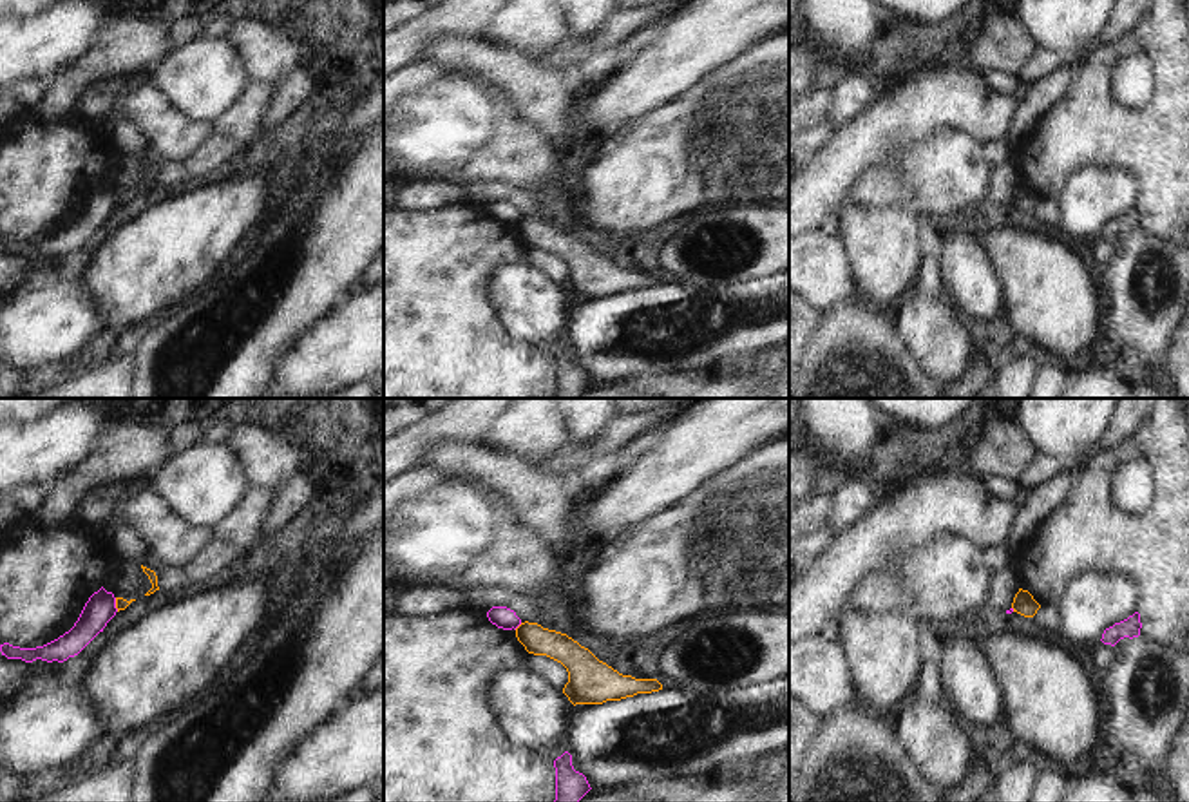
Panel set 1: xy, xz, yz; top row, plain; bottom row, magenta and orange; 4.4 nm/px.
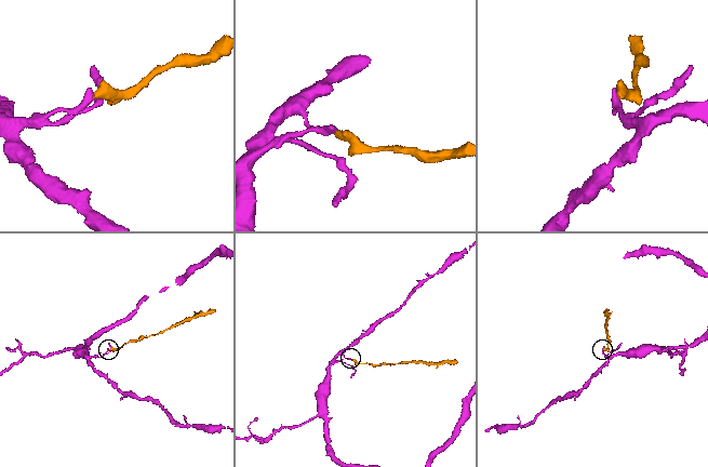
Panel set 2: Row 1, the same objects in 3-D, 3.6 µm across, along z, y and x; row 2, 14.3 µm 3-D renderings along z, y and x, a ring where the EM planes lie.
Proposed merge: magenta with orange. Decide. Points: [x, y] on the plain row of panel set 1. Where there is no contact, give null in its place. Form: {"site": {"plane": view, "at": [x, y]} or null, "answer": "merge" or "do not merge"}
{"site": {"plane": "xz", "at": [518, 219]}, "answer": "do not merge"}

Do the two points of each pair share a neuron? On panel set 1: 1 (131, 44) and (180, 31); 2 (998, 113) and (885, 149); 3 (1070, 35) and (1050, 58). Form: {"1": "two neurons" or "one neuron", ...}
{"1": "two neurons", "2": "one neuron", "3": "two neurons"}

